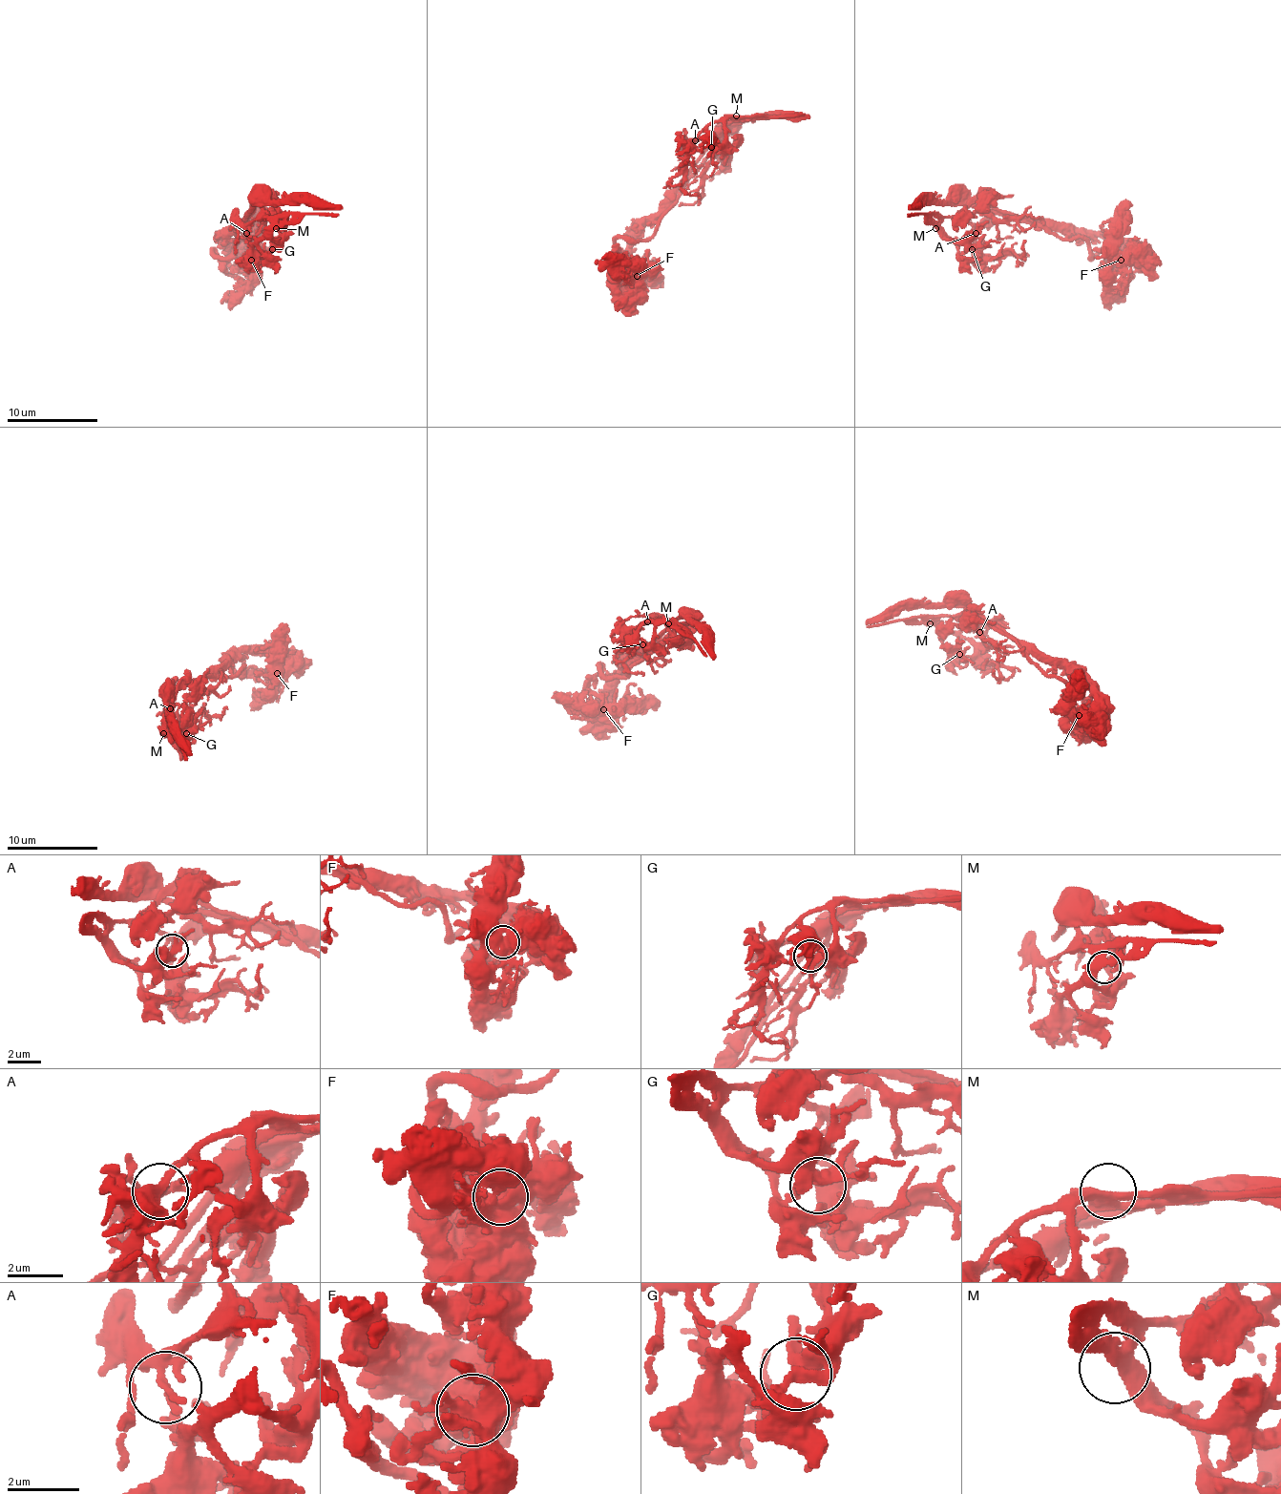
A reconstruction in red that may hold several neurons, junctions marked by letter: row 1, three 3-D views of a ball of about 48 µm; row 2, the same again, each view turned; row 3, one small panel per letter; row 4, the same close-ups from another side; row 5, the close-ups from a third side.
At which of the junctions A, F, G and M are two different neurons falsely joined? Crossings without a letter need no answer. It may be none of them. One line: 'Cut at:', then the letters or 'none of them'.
Cut at: F

